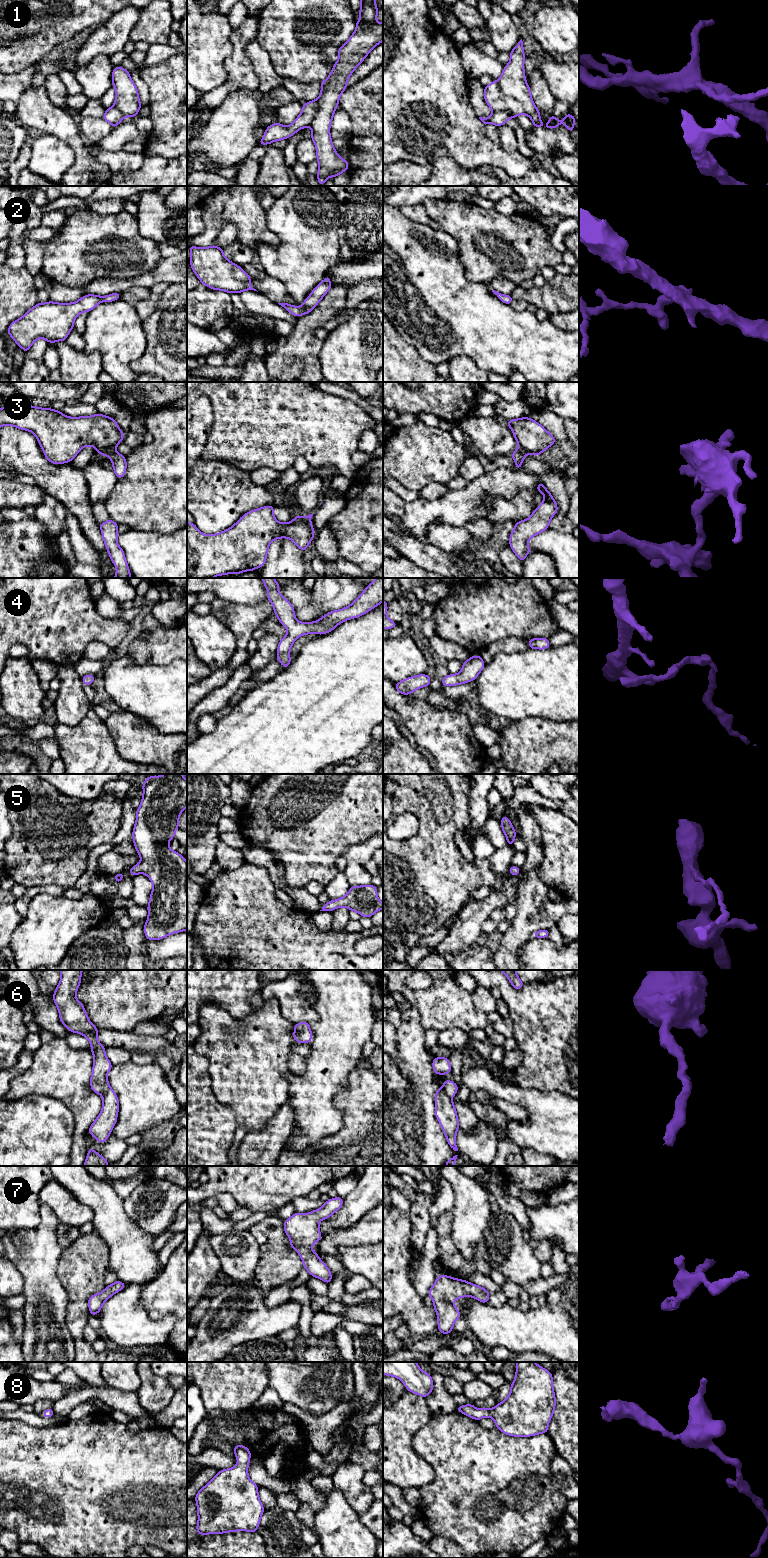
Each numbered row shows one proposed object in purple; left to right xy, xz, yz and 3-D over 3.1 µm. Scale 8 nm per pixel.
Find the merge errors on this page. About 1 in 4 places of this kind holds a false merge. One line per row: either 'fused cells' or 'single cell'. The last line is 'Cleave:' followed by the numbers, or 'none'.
1: fused cells
2: single cell
3: fused cells
4: single cell
5: single cell
6: single cell
7: single cell
8: single cell
Cleave: 1, 3

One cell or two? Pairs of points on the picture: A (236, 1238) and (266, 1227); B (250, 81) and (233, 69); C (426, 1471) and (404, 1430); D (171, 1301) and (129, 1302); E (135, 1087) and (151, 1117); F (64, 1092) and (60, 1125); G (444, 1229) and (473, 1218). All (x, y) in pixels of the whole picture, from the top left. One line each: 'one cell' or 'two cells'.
A: two cells
B: one cell
C: one cell
D: two cells
E: one cell
F: two cells
G: two cells

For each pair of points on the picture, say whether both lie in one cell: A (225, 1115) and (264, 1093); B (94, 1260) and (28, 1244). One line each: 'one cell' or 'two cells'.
A: two cells
B: two cells

